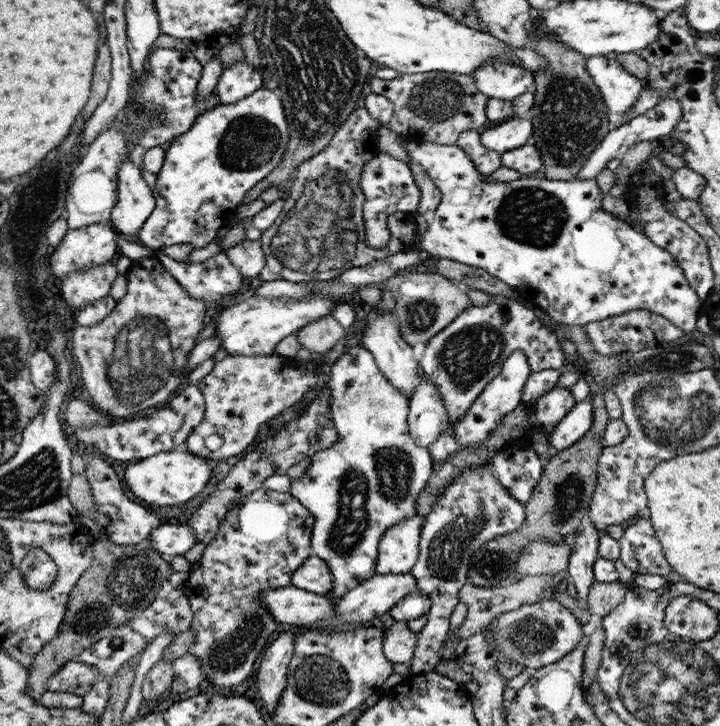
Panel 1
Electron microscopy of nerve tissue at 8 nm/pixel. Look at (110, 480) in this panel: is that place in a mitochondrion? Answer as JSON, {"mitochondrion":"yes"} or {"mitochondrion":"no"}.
{"mitochondrion":"no"}

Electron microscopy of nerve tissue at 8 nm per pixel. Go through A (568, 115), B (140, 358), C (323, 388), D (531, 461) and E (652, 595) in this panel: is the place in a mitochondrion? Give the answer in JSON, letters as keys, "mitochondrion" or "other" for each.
{"A":"mitochondrion","B":"mitochondrion","C":"other","D":"other","E":"other"}

